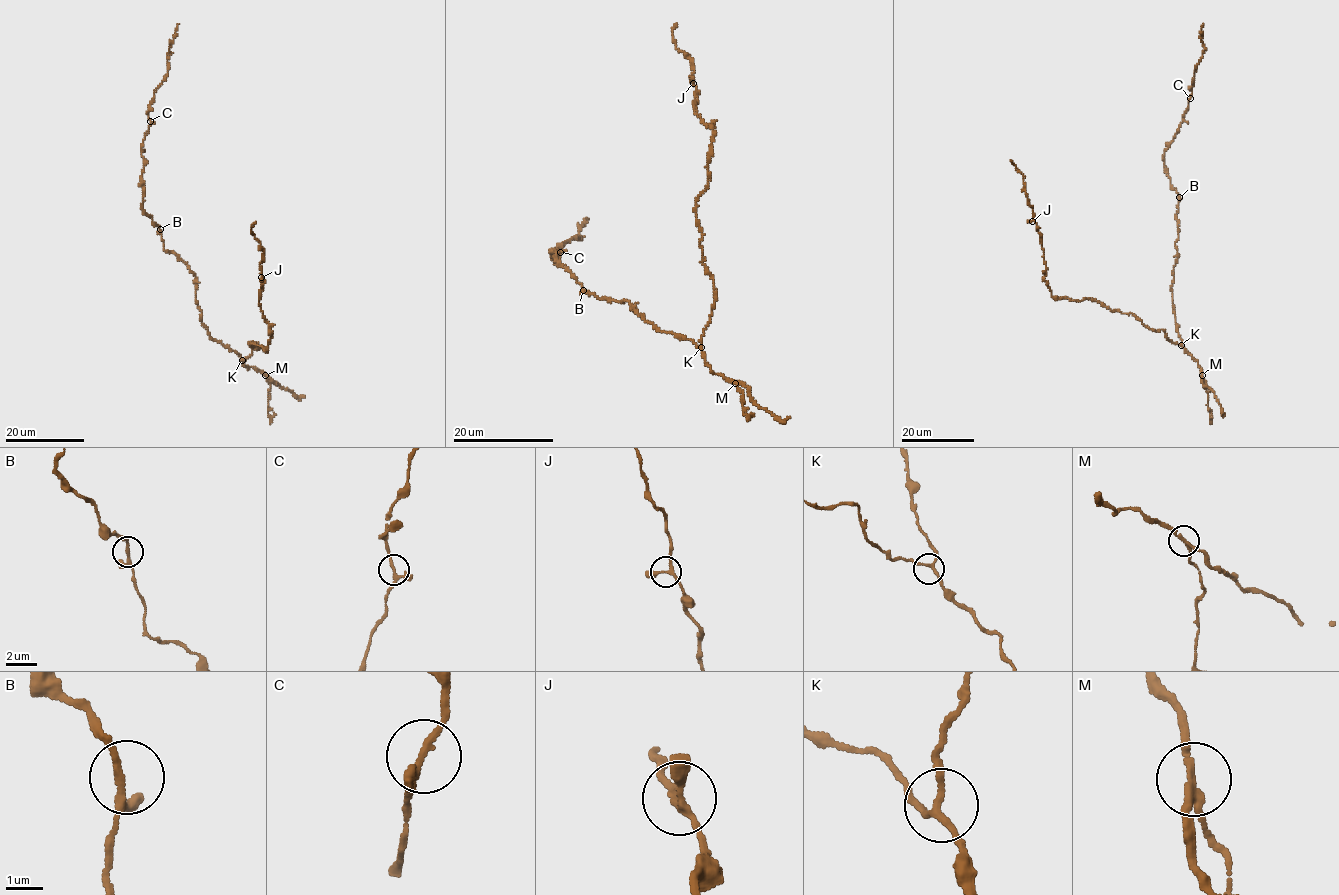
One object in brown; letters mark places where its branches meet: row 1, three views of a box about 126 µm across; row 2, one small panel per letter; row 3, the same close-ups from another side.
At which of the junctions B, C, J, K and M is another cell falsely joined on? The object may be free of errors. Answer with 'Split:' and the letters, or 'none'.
Split: M

